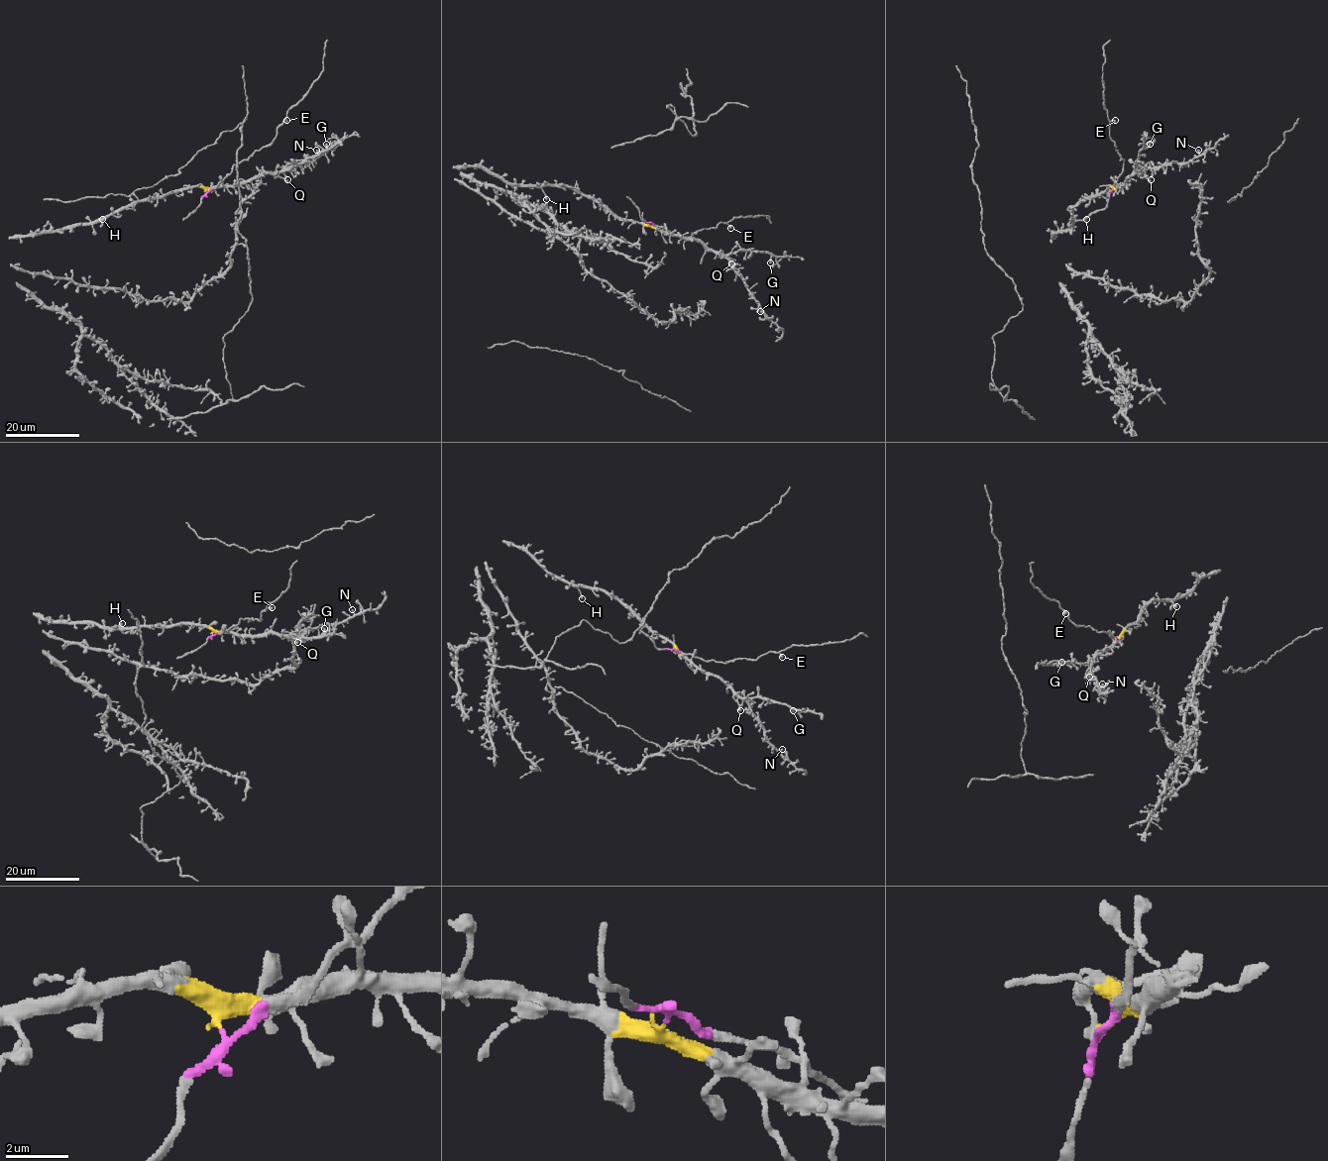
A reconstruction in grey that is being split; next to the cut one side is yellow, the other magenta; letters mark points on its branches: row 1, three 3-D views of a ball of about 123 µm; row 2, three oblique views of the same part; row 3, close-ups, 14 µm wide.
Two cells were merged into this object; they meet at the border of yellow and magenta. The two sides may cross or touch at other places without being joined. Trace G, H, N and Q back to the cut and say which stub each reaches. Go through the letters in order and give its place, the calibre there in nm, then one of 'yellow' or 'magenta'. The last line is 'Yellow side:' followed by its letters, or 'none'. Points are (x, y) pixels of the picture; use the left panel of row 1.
G: at (326, 144); 320 nm thick; yellow
H: at (102, 219); 380 nm thick; yellow
N: at (316, 150); 260 nm thick; yellow
Q: at (287, 179); 460 nm thick; yellow
Yellow side: G, H, N, Q

